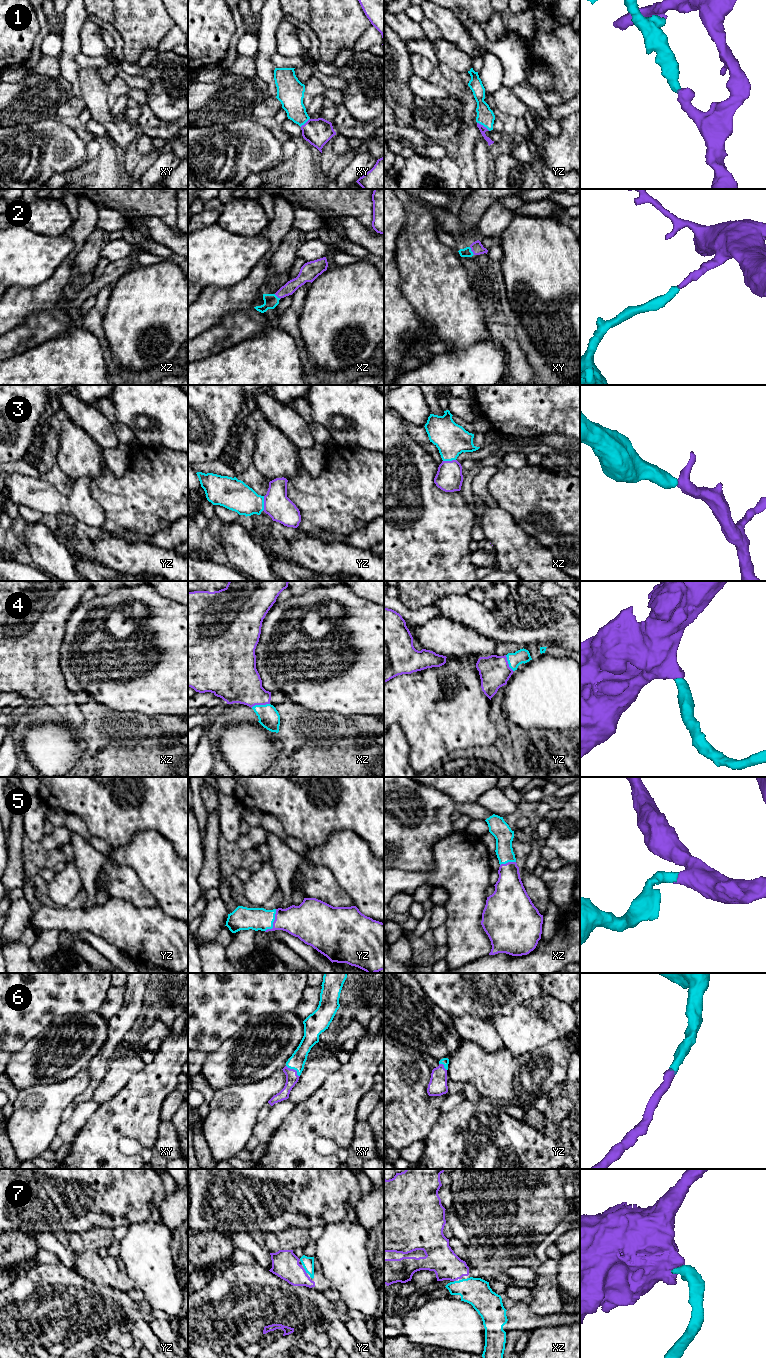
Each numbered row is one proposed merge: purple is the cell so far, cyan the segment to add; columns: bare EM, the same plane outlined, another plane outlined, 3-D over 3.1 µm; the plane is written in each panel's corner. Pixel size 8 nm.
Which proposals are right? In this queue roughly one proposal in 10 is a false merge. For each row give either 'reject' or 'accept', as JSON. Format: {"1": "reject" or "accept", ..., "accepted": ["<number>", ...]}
{"1": "accept", "2": "accept", "3": "accept", "4": "accept", "5": "accept", "6": "accept", "7": "accept", "accepted": ["1", "2", "3", "4", "5", "6", "7"]}

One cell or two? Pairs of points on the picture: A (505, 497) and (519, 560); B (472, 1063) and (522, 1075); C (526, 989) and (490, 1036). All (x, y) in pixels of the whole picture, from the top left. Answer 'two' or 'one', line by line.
A: two
B: one
C: two

